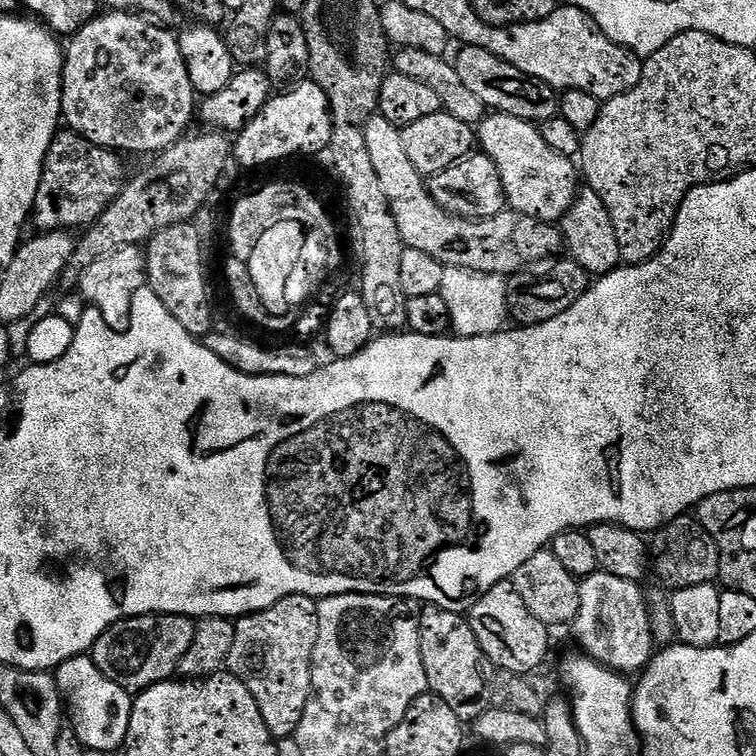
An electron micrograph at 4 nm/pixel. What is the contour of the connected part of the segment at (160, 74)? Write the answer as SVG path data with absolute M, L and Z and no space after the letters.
M108 10L103 14L96 15L92 20L87 20L82 28L75 32L67 41L62 79L64 85L62 86L62 106L60 111L63 123L71 131L77 132L82 138L86 138L88 143L96 144L99 148L110 148L120 154L125 154L124 152L152 152L151 154L159 154L171 147L172 144L180 141L186 132L184 127L191 122L192 116L194 120L194 104L192 108L194 93L191 84L188 83L184 75L184 59L182 58L179 39L169 29L151 24L150 21L142 16L136 16L133 12Z

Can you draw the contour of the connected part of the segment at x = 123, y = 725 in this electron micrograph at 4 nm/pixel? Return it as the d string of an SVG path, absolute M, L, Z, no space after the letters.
M91 655L75 656L55 669L56 685L60 691L71 727L76 729L78 738L84 743L89 753L102 750L105 754L123 749L124 739L130 726L133 693L127 688L118 686L118 682L110 682L102 670L92 660Z

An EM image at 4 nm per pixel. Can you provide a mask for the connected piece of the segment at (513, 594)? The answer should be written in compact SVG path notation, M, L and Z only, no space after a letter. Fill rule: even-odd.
M509 580L491 587L469 609L468 617L475 637L489 663L499 671L533 675L548 656L551 631L526 607Z

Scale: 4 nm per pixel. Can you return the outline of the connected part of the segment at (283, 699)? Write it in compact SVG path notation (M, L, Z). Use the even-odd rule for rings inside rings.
M287 596L266 610L252 612L235 621L234 646L230 646L226 668L243 682L250 694L254 694L254 702L258 702L258 710L262 710L262 722L266 722L274 738L295 737L298 722L302 722L306 702L312 693L312 655L318 642L316 606L317 601L311 596Z

